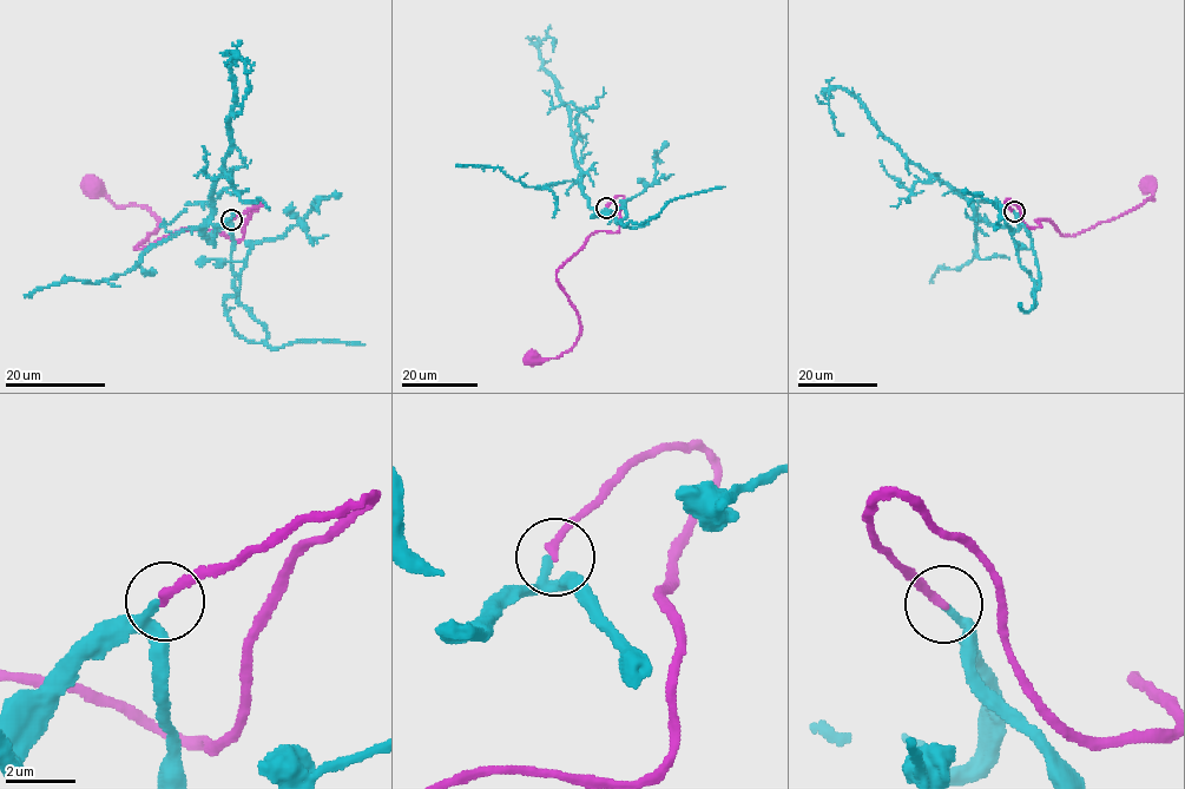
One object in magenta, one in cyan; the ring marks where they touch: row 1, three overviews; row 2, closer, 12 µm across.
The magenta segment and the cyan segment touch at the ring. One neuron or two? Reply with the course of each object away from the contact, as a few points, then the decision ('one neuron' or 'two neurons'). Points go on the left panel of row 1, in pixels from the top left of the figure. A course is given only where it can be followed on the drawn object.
magenta via (232, 219), (261, 205), (237, 241), (180, 230), (137, 248), (156, 217), (92, 186) | cyan via (231, 219), (209, 242), (203, 235), (232, 143), (236, 53), (249, 86), (237, 113) | one neuron

